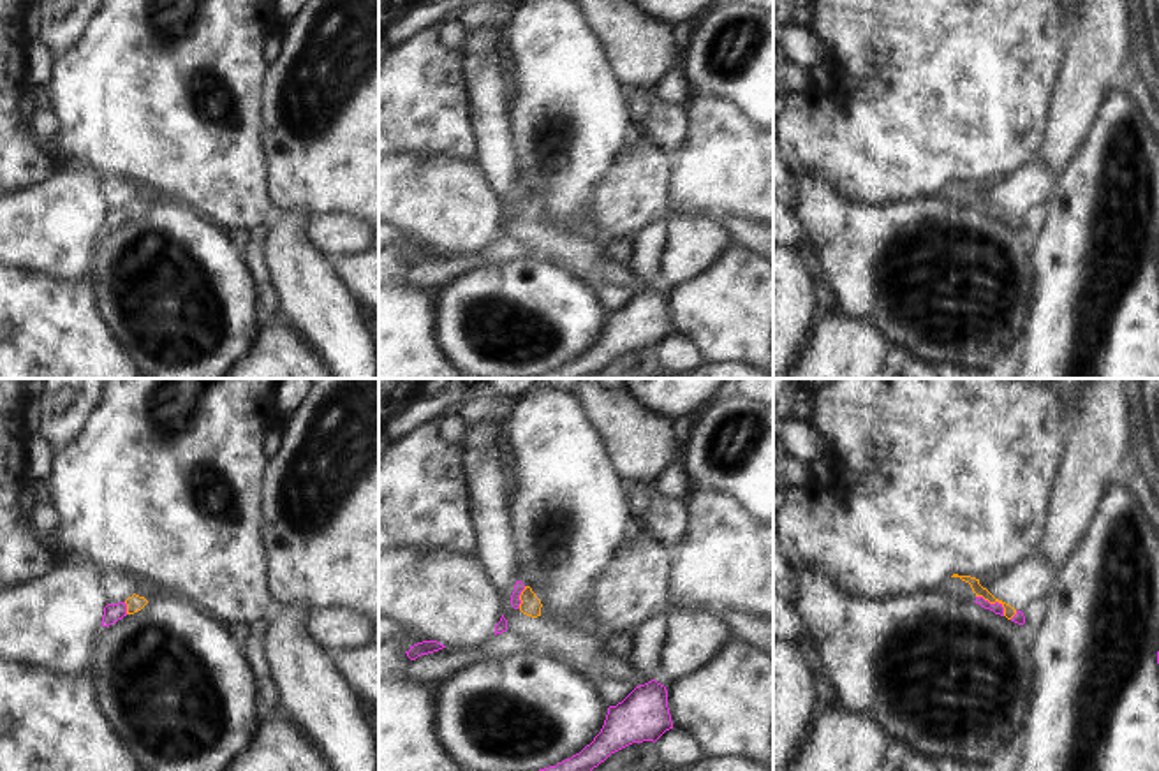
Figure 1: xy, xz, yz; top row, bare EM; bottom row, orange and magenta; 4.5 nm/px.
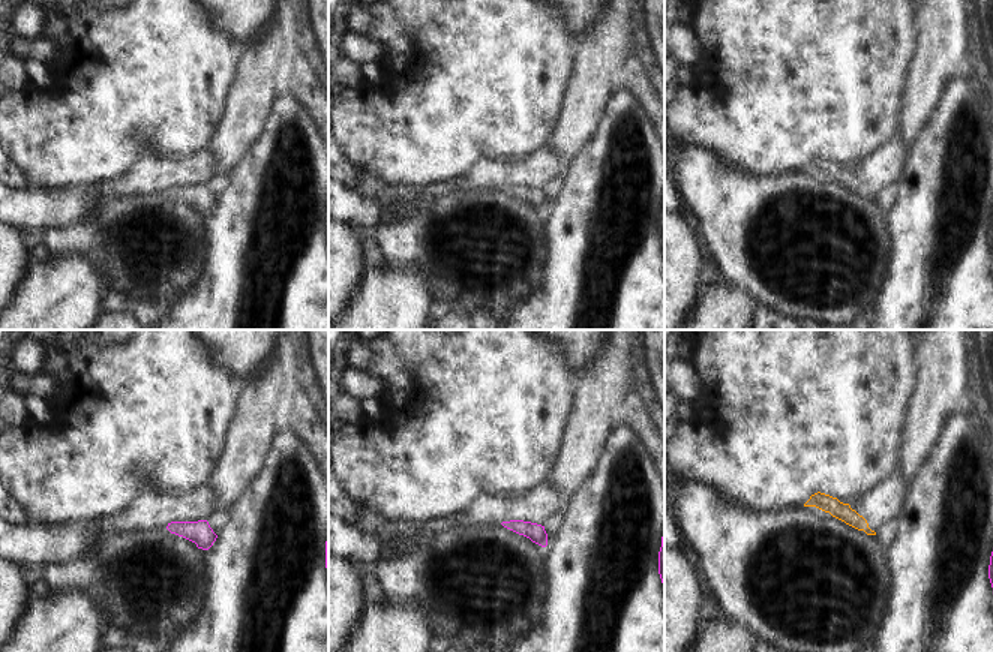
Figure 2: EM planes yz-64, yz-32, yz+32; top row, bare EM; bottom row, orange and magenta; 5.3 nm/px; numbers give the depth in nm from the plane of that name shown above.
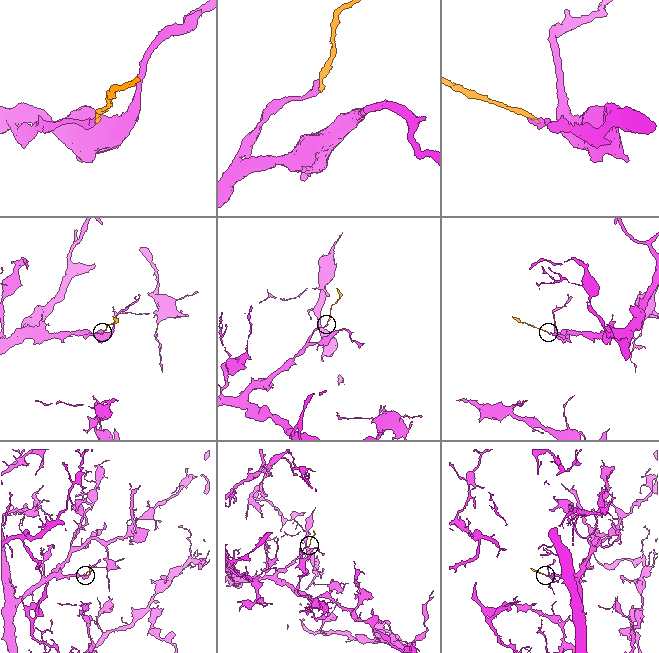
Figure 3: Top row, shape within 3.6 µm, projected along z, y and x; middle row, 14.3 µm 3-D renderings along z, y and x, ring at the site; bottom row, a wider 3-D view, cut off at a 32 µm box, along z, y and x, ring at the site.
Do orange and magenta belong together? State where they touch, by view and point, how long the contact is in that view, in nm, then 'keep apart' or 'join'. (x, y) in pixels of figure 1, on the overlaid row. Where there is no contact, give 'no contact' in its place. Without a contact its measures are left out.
meets orange in yz at (994, 602); contact 160 nm long; join

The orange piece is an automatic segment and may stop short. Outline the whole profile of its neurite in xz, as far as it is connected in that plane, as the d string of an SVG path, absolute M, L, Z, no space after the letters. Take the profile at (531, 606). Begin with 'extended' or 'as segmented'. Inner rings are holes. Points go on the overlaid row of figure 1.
extended; M516 581L514 591L511 595L511 606L520 609L523 614L537 618L541 616L541 600L535 597L530 586L525 586L521 581Z

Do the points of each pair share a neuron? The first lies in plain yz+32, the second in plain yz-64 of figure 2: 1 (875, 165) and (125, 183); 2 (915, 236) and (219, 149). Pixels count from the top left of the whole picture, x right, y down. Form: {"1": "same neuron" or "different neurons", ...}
{"1": "same neuron", "2": "different neurons"}

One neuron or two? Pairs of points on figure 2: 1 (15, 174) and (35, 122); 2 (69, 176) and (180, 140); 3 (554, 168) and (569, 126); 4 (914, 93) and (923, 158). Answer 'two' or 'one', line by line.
1: two
2: one
3: two
4: two

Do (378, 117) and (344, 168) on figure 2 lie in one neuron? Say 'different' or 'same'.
different

